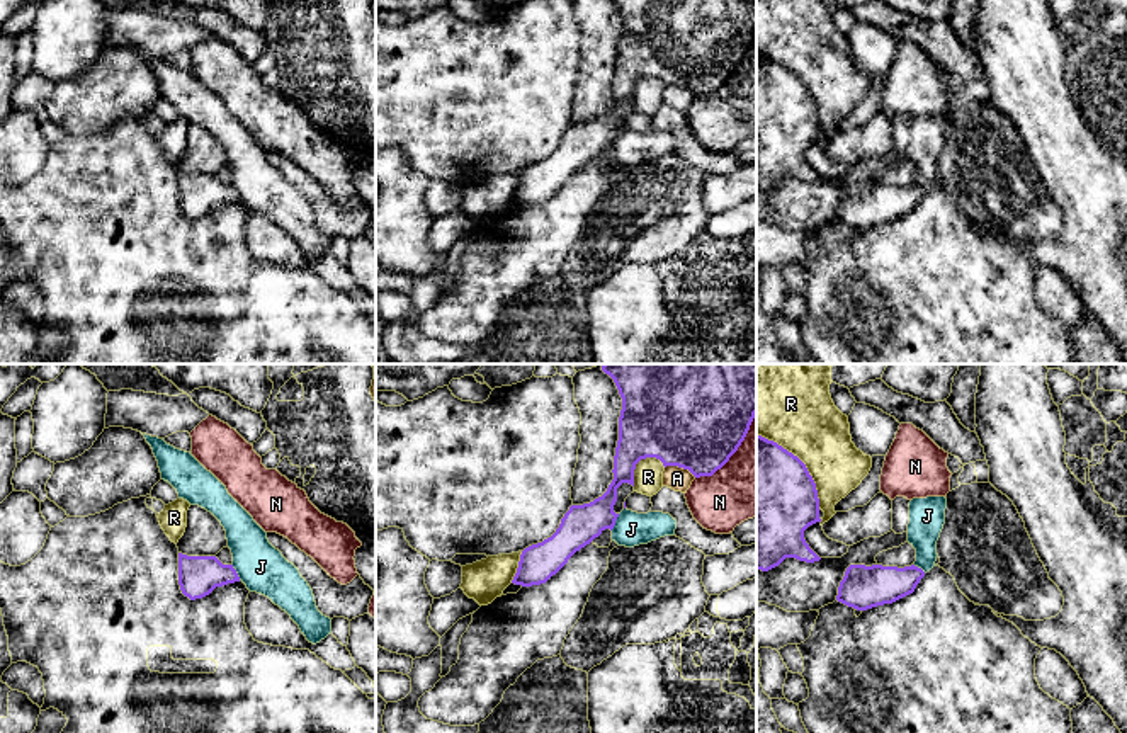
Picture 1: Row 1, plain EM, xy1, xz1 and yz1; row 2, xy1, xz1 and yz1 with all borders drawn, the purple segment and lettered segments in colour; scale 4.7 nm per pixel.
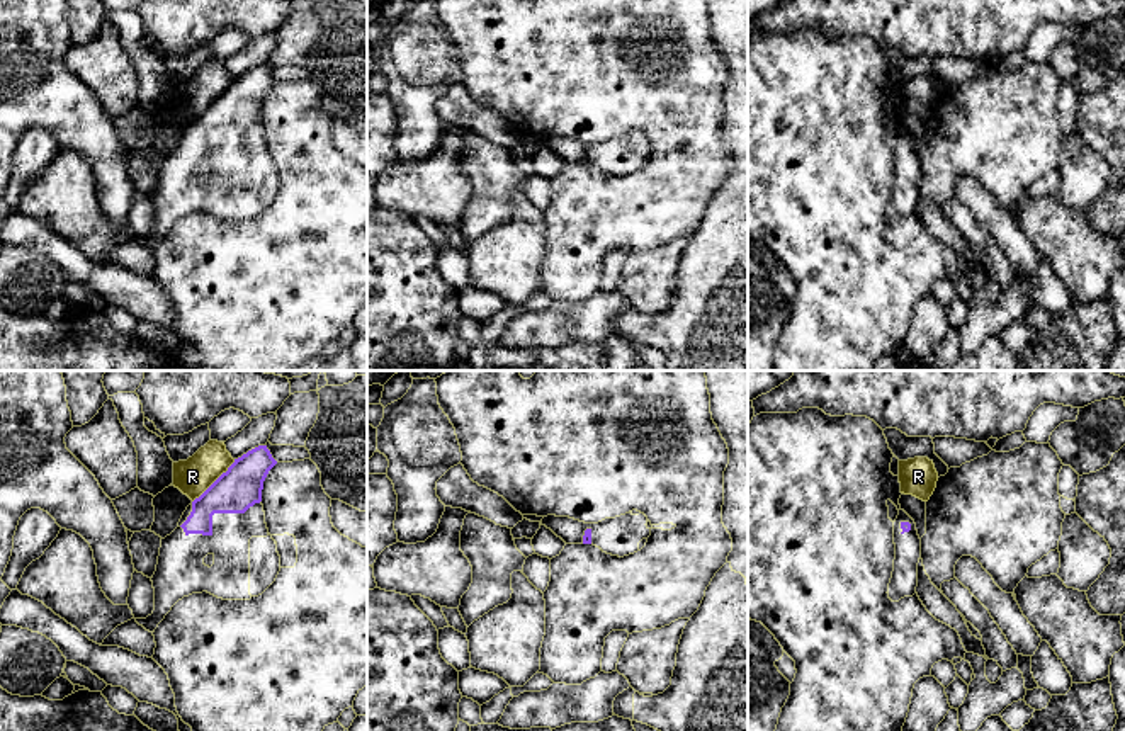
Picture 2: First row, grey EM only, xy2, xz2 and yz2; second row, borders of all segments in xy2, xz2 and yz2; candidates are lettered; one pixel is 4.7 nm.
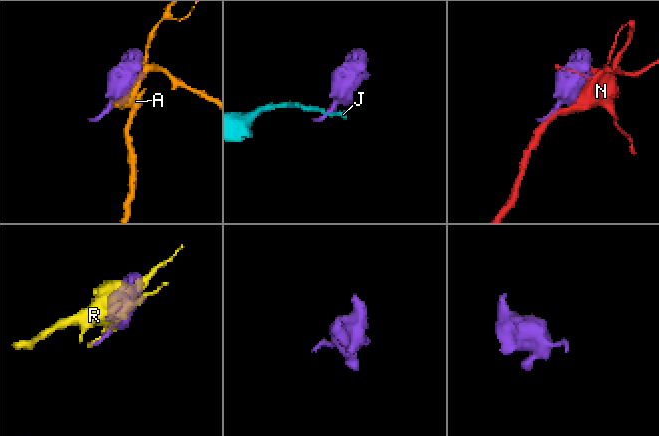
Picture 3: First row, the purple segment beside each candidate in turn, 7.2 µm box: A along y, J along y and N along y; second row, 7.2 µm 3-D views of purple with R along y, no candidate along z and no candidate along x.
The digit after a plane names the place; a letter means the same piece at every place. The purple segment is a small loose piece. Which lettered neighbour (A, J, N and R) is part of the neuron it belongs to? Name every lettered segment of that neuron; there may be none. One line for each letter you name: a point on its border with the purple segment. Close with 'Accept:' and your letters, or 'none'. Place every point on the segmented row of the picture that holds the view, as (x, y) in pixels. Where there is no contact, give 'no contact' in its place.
Accept: none

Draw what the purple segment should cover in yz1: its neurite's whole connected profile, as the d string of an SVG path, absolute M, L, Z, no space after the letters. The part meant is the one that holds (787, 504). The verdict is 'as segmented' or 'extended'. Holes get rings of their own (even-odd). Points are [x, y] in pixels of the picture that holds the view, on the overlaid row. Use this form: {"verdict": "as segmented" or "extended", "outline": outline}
{"verdict": "as segmented", "outline": "M756 435L756 570L768 571L785 558L814 563L804 531L821 522L819 498L806 464Z"}

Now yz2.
{"verdict": "extended", "outline": "M899 510L894 522L896 559L889 583L889 598L899 602L904 597L913 597L918 586L918 563L921 558L921 539L914 520Z"}

